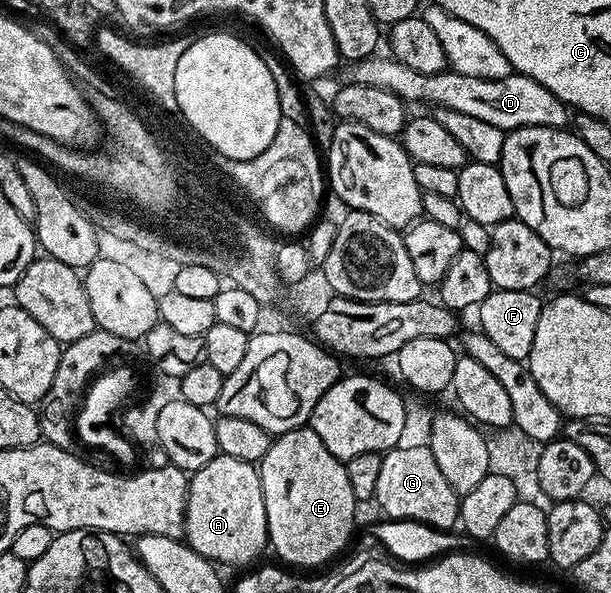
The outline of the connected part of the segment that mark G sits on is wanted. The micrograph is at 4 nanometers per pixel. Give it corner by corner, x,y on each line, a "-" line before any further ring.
395,447
383,453
374,504
385,512
389,521
416,520
432,528
452,530
460,519
460,501
442,470
438,470
438,462
434,462
434,454
428,447
414,450

